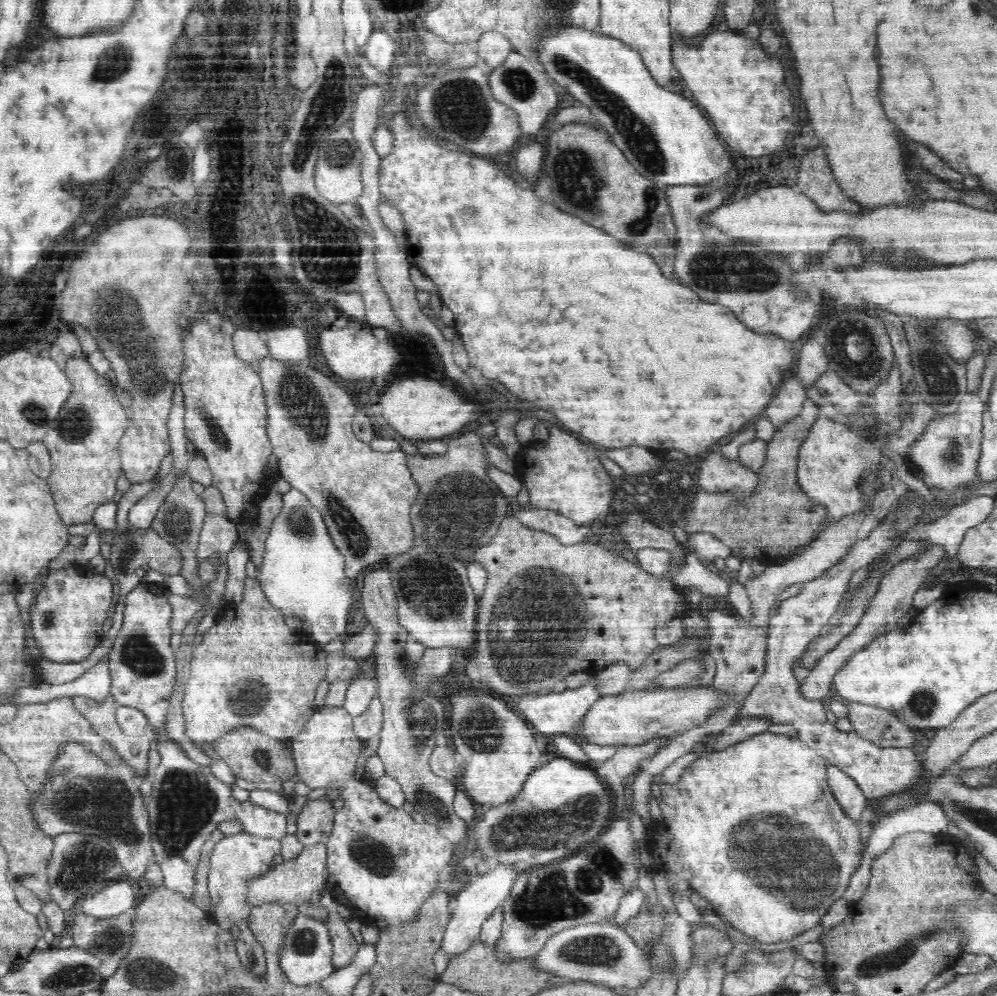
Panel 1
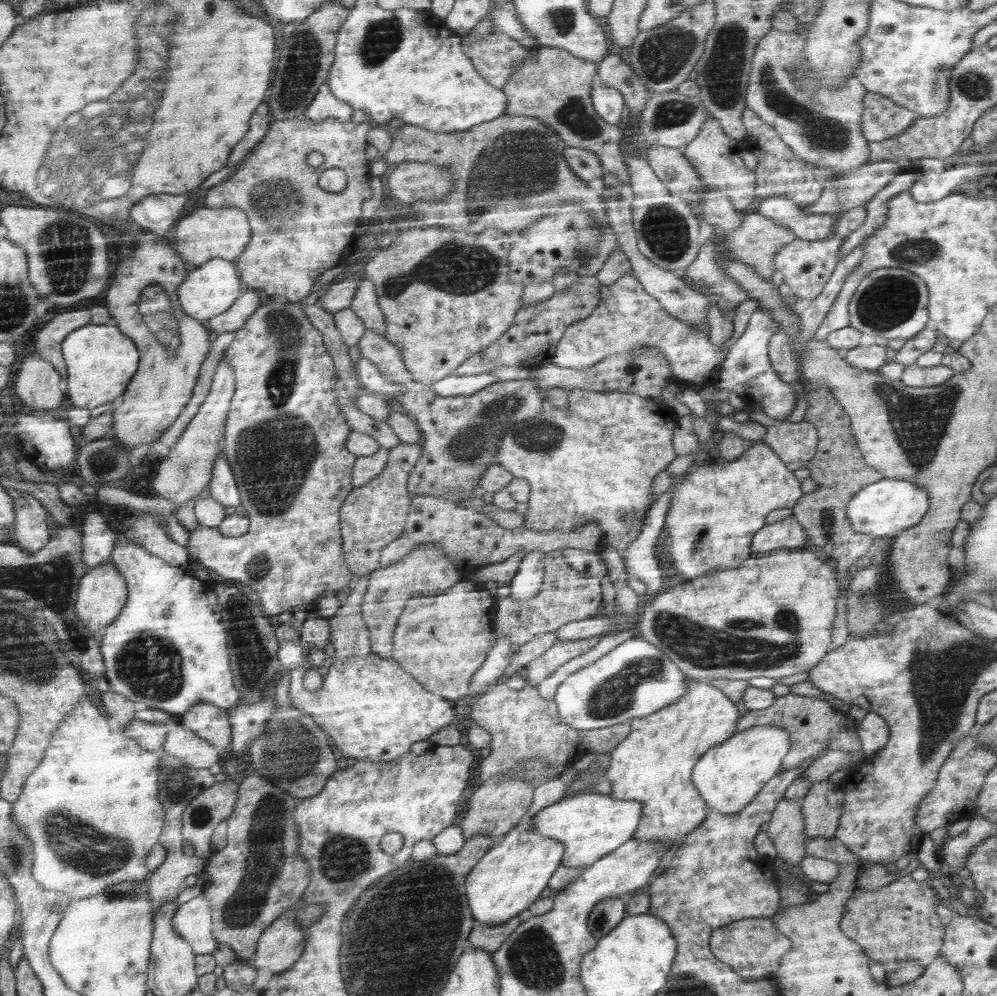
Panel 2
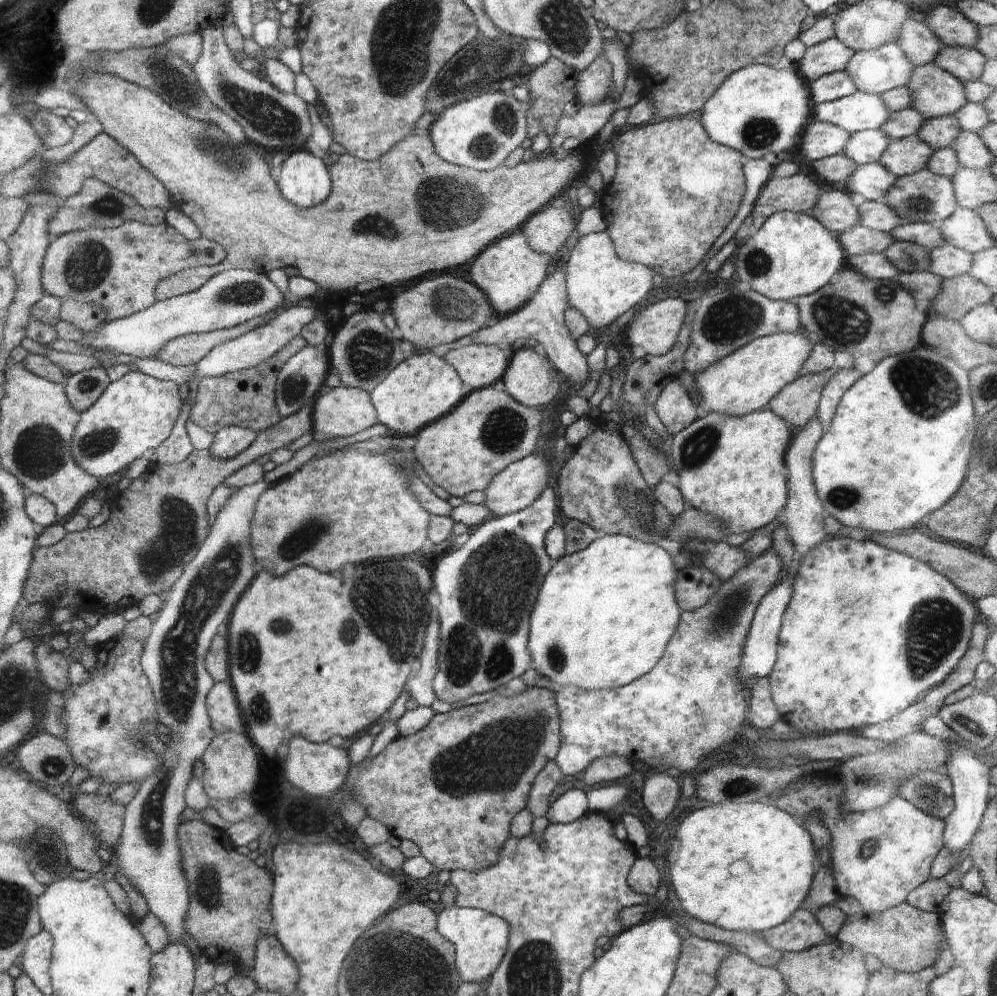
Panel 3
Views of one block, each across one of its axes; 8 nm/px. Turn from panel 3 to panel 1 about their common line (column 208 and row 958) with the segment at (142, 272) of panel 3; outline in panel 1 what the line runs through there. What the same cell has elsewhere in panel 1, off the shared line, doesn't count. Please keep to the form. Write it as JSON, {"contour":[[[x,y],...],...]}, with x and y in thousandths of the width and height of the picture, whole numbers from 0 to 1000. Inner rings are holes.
{"contour":[[[245,834],[235,839],[227,839],[218,845],[210,861],[209,894],[214,907],[212,921],[217,930],[225,935],[239,932],[240,941],[235,949],[240,965],[249,977],[259,984],[268,979],[268,962],[264,950],[249,928],[252,914],[257,912],[257,909],[251,907],[250,890],[258,882],[266,881],[277,869],[275,861],[281,856],[282,844],[278,841],[257,839]]]}

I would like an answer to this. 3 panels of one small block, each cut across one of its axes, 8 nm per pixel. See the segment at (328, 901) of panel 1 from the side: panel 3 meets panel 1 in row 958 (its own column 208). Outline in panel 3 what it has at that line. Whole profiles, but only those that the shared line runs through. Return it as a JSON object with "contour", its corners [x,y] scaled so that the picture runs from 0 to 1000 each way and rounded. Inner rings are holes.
{"contour":[[[276,312],[267,318],[258,318],[257,320],[247,322],[234,330],[221,330],[210,334],[195,334],[189,337],[179,338],[178,340],[172,341],[168,346],[164,346],[156,359],[175,367],[198,367],[220,345],[236,340],[242,335],[256,330],[263,324],[268,324],[279,313]]]}

